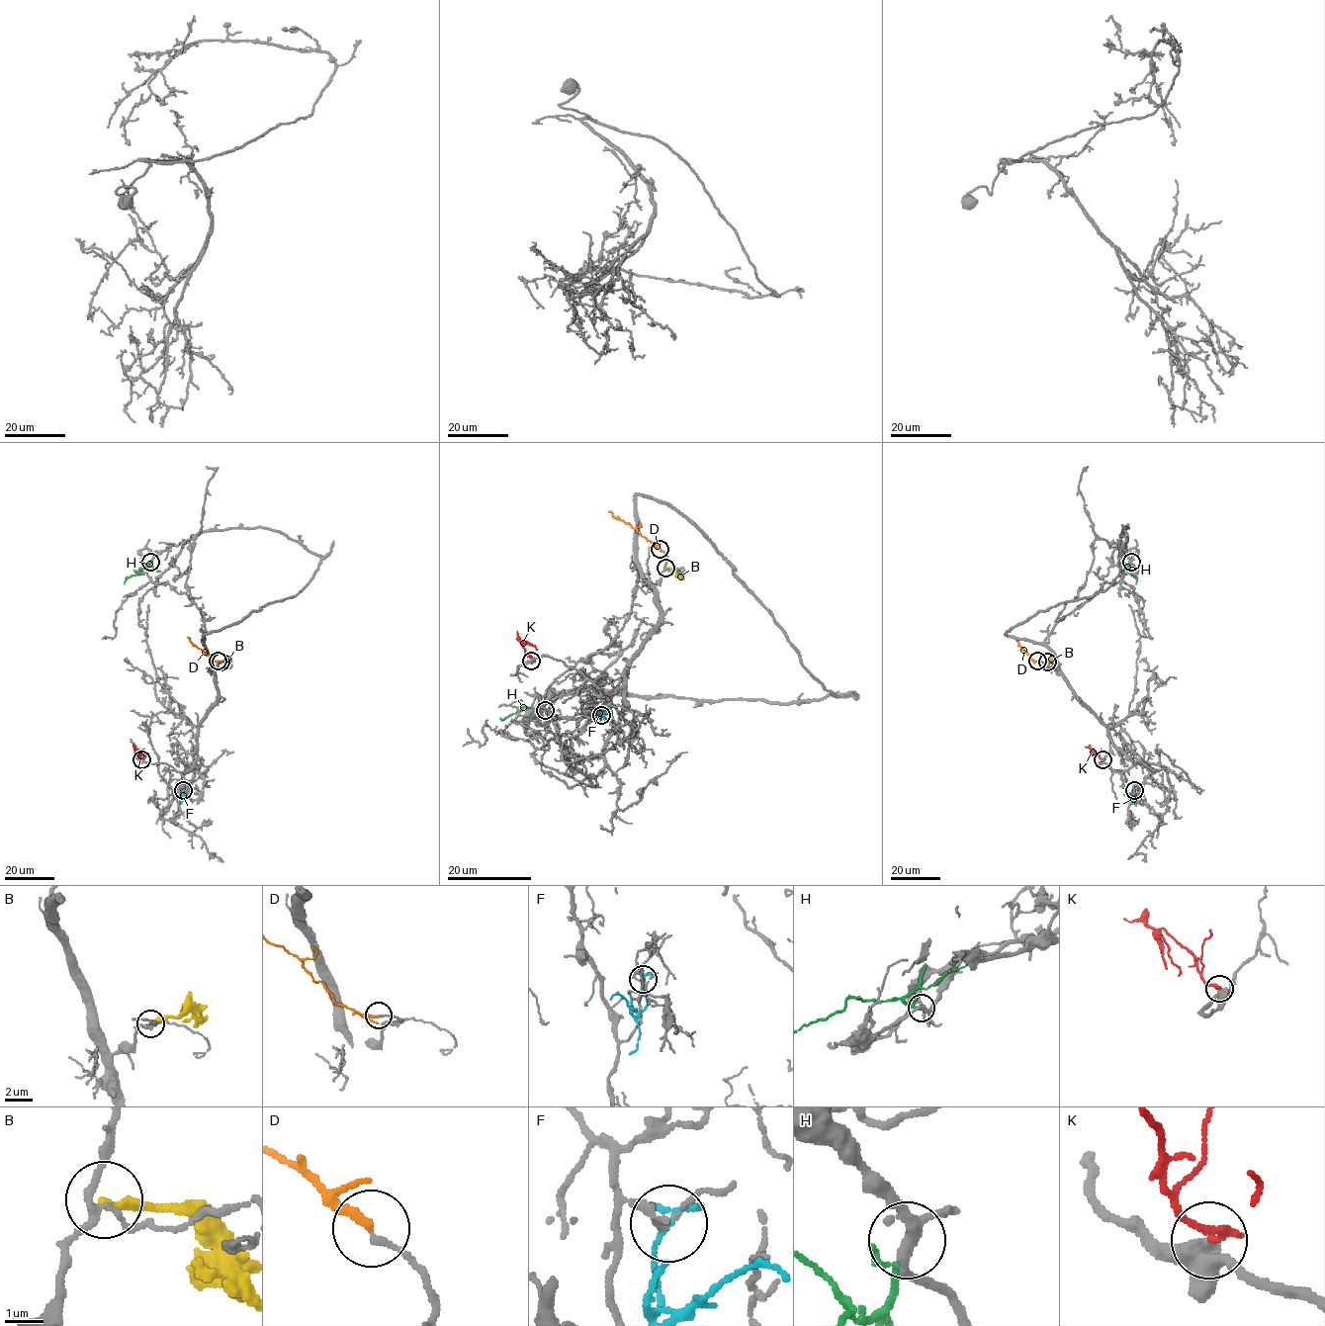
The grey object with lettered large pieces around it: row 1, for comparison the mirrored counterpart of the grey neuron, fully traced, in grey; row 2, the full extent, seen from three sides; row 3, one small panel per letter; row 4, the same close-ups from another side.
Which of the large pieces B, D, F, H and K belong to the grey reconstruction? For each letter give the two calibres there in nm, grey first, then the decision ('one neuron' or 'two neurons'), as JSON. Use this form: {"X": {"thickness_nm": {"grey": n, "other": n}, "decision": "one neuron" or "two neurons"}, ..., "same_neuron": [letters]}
{"B": {"thickness_nm": {"grey": 180, "other": 240}, "decision": "two neurons"}, "D": {"thickness_nm": {"grey": 160, "other": 240}, "decision": "one neuron"}, "F": {"thickness_nm": {"grey": 110, "other": 120}, "decision": "two neurons"}, "H": {"thickness_nm": {"grey": 240, "other": 140}, "decision": "two neurons"}, "K": {"thickness_nm": {"grey": 360, "other": 200}, "decision": "two neurons"}, "same_neuron": ["D"]}

